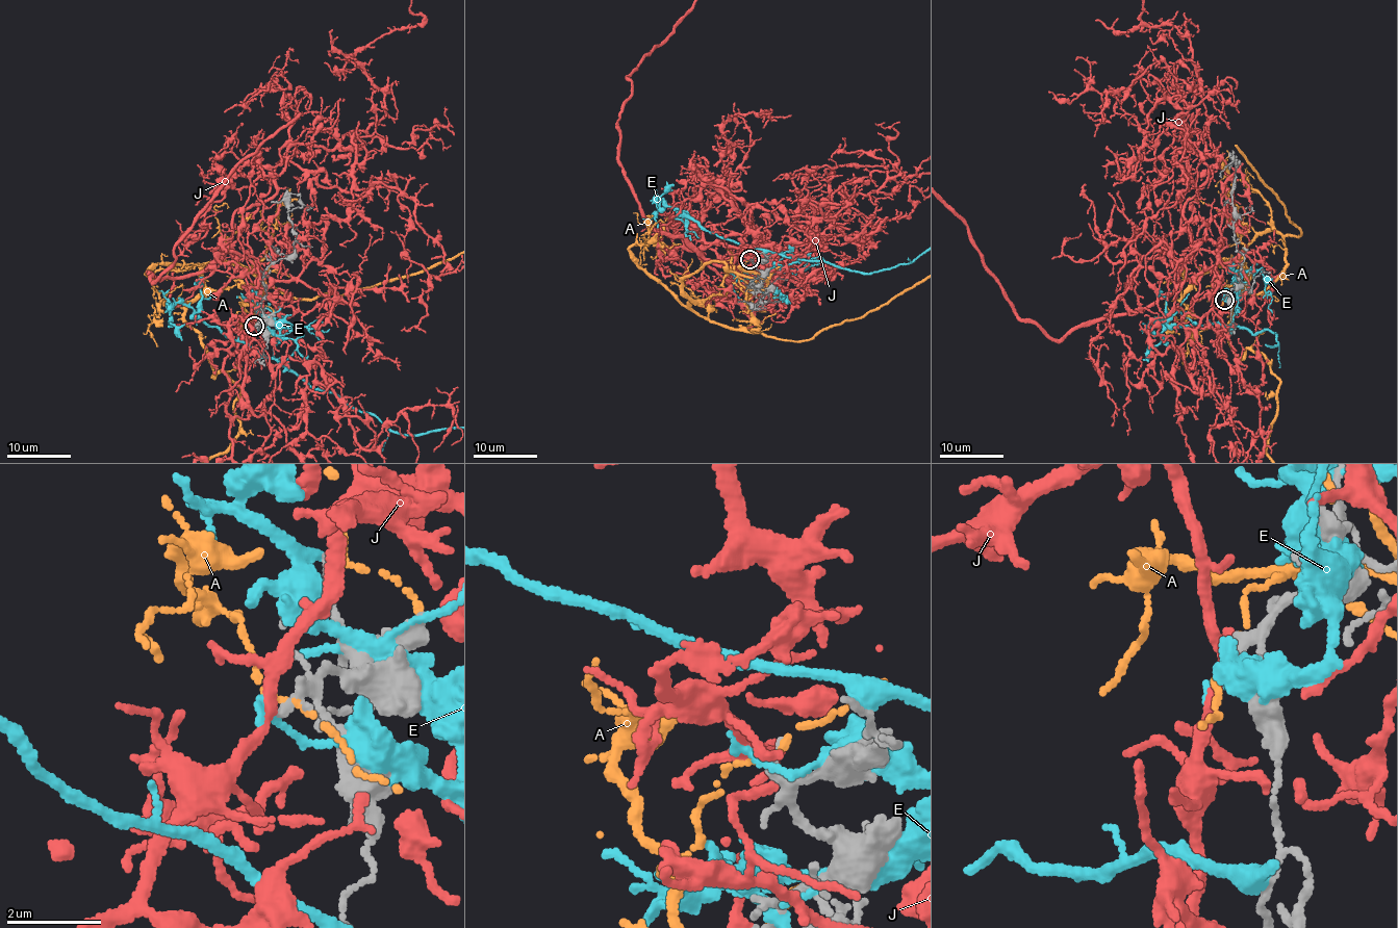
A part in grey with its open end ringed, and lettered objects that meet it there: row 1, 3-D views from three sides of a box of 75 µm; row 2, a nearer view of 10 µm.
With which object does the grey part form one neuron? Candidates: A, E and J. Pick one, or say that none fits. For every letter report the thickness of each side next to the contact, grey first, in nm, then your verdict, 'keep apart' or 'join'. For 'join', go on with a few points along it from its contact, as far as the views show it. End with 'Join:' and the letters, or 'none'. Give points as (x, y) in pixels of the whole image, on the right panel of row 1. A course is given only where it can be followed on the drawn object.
A: 170/90 nm | keep apart
E: 180/180 nm | keep apart
J: 200/190 nm | keep apart
Join: none

